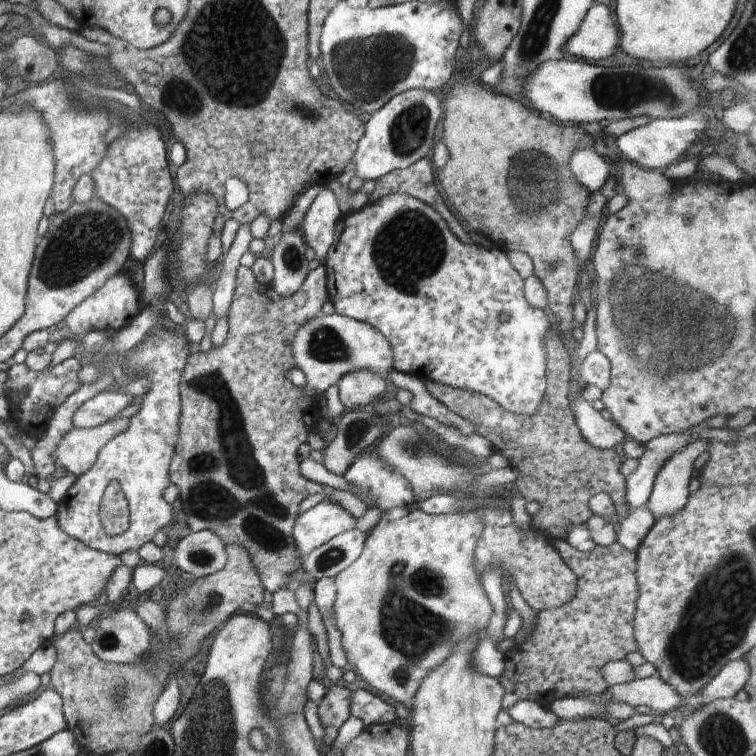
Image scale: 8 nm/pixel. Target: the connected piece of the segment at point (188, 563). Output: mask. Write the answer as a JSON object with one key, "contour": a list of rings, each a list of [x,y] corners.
{"contour":[[[212,531],[188,534],[174,548],[174,564],[198,579],[224,570],[227,560],[226,544]]]}

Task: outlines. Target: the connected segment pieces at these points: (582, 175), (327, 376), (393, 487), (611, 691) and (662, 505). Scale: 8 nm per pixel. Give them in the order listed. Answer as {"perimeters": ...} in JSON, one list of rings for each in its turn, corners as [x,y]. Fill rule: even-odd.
{"perimeters":[[[[592,147],[574,150],[569,166],[578,183],[590,193],[599,191],[610,177],[610,166],[599,151]]],[[[336,312],[329,315],[319,314],[316,318],[308,320],[302,328],[298,328],[292,340],[292,352],[296,367],[305,374],[306,378],[302,394],[311,396],[324,393],[327,411],[323,415],[323,420],[334,424],[345,409],[340,402],[337,382],[346,374],[360,370],[372,370],[374,374],[386,378],[388,372],[393,369],[394,362],[394,350],[386,340],[386,336],[382,336],[366,322]]],[[[371,448],[352,463],[343,476],[350,488],[358,490],[368,508],[384,511],[414,504],[410,482],[386,466]]],[[[658,675],[643,679],[634,679],[628,684],[612,685],[604,692],[616,702],[635,706],[648,706],[653,713],[665,714],[670,710],[682,709],[678,692]]],[[[705,438],[693,440],[680,452],[676,452],[658,472],[650,500],[646,508],[654,520],[676,516],[686,506],[690,493],[688,484],[692,478],[694,460],[708,451],[710,441]]]]}

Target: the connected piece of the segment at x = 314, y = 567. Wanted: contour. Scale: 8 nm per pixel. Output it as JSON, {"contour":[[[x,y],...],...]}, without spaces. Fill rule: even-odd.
{"contour":[[[356,529],[337,534],[306,555],[302,569],[316,581],[335,577],[362,554],[366,536]]]}

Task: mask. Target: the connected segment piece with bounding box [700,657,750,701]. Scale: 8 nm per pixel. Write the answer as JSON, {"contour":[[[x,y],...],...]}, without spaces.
{"contour":[[[745,657],[728,662],[720,672],[700,692],[702,699],[713,701],[716,699],[734,698],[750,678],[750,664]]]}

